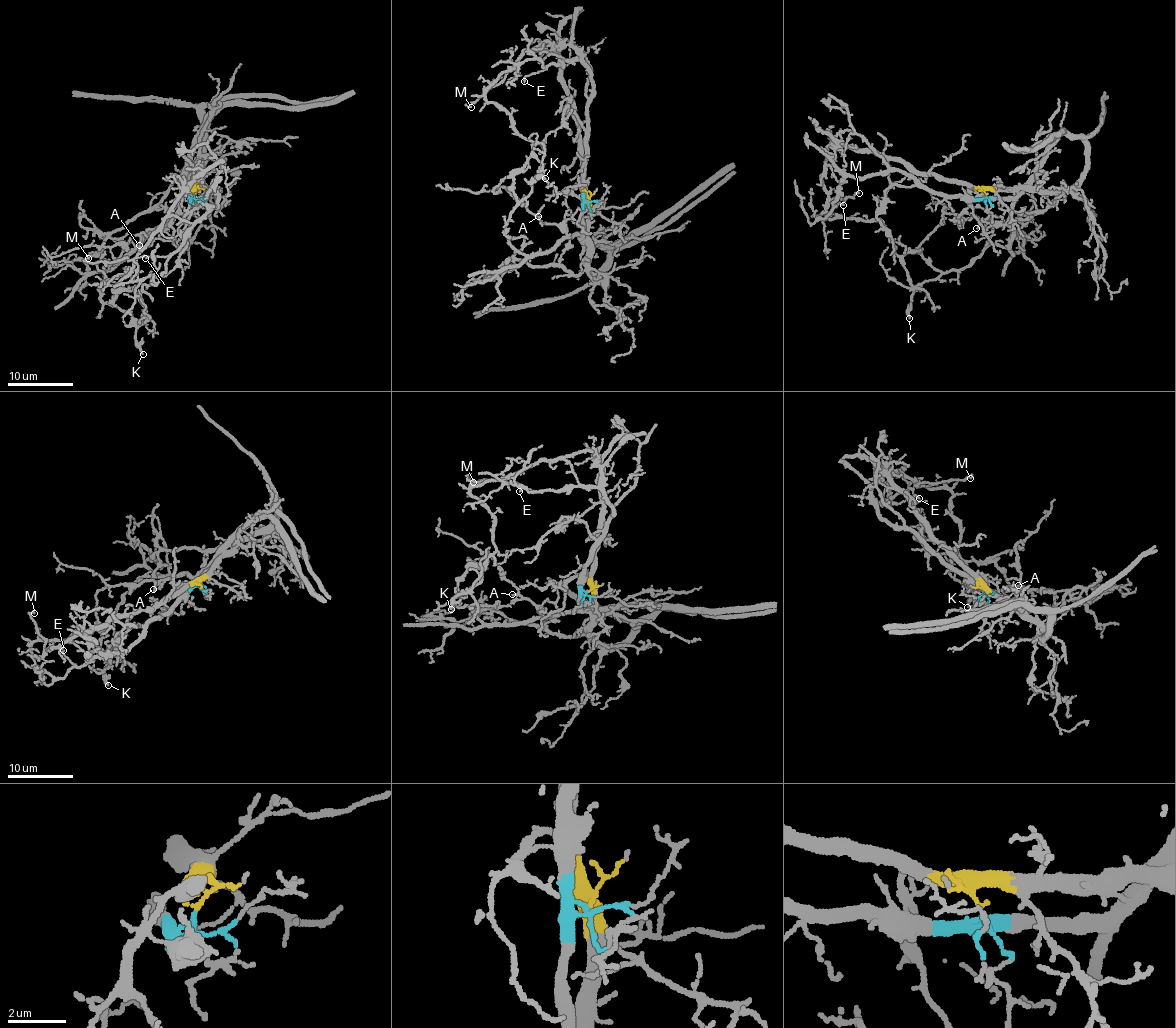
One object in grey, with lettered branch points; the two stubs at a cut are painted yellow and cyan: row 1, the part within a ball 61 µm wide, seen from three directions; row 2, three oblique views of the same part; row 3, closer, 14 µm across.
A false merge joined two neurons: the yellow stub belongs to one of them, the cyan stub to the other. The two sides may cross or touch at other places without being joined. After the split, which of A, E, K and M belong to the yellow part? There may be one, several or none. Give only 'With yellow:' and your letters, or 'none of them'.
With yellow: M

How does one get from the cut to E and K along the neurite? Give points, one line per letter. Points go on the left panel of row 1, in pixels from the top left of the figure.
E: (195, 194), (190, 199), (196, 207), (210, 190), (217, 195), (216, 207), (177, 249), (146, 258)
K: (195, 194), (194, 199), (183, 194), (167, 219), (103, 269), (100, 298), (132, 314), (135, 344), (142, 353)

